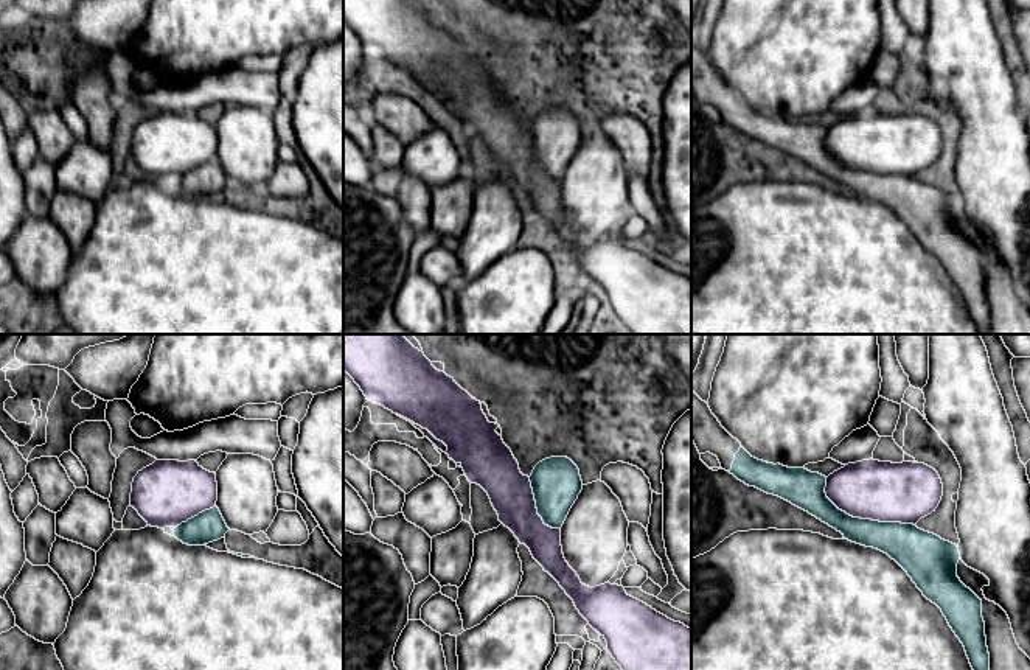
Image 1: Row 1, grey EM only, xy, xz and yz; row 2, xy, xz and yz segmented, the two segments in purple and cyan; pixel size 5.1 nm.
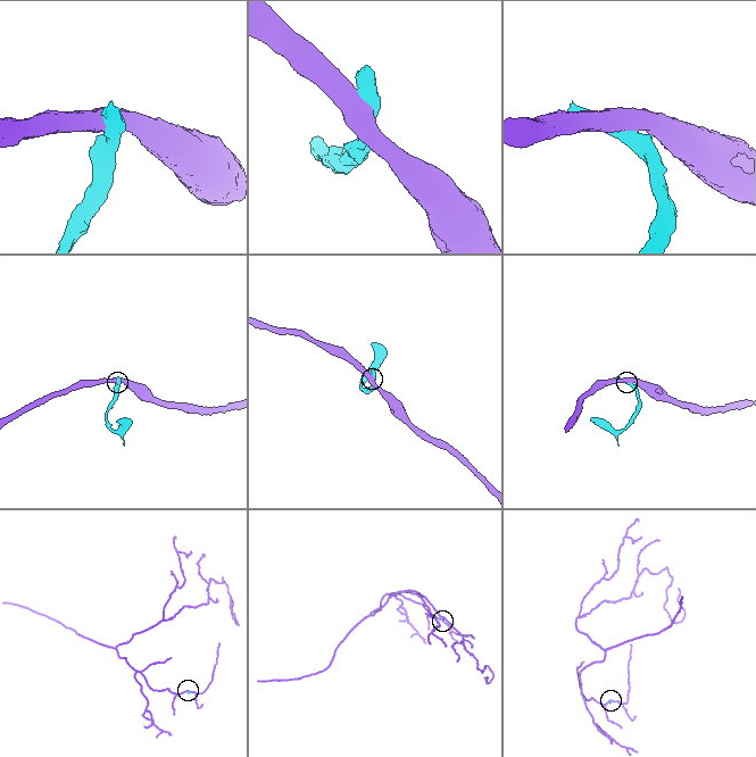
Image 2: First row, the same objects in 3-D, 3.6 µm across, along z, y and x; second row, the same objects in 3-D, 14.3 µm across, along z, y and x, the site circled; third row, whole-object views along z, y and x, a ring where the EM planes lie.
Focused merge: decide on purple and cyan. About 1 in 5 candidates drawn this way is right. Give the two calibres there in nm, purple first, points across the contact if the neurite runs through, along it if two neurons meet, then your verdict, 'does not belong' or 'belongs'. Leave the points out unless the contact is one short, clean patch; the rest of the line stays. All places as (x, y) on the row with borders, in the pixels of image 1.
320 nm thick on the purple side, 200 nm on the other; does not belong

